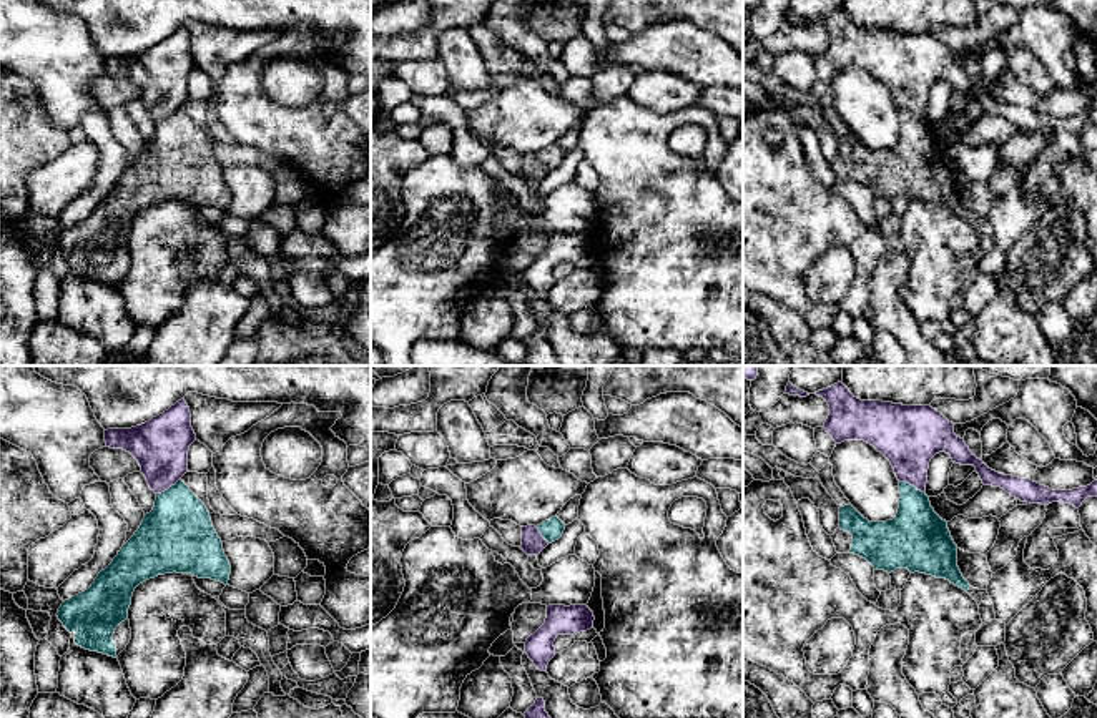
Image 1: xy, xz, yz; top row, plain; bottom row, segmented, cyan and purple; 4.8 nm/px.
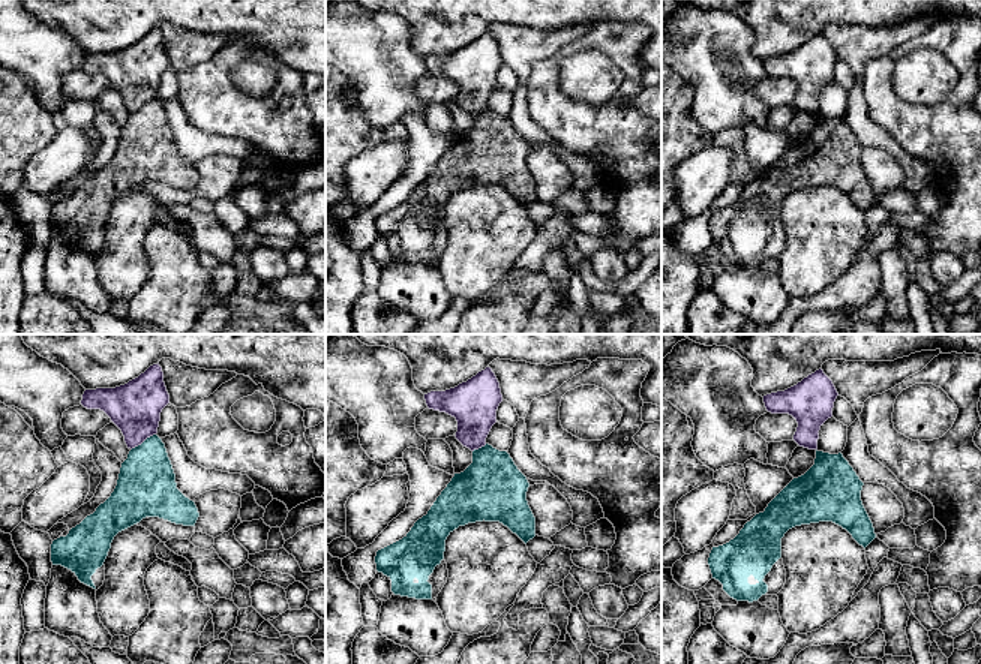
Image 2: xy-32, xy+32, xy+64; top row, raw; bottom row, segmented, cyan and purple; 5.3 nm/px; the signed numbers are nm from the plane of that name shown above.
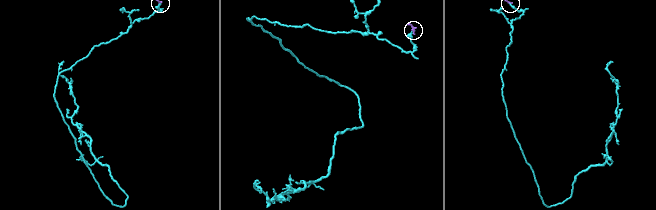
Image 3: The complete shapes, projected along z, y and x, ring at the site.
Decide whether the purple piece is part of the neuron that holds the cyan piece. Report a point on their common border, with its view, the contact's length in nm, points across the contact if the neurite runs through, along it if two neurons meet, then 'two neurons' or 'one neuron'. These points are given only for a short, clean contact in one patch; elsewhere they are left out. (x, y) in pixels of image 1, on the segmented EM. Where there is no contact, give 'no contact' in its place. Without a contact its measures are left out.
contact yz (913, 486); length 140 nm; border yz (900, 481), (906, 481), (924, 492); two neurons

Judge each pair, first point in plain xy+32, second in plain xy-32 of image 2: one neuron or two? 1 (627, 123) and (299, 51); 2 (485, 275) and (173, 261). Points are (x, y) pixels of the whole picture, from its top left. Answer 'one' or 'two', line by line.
1: two
2: two

